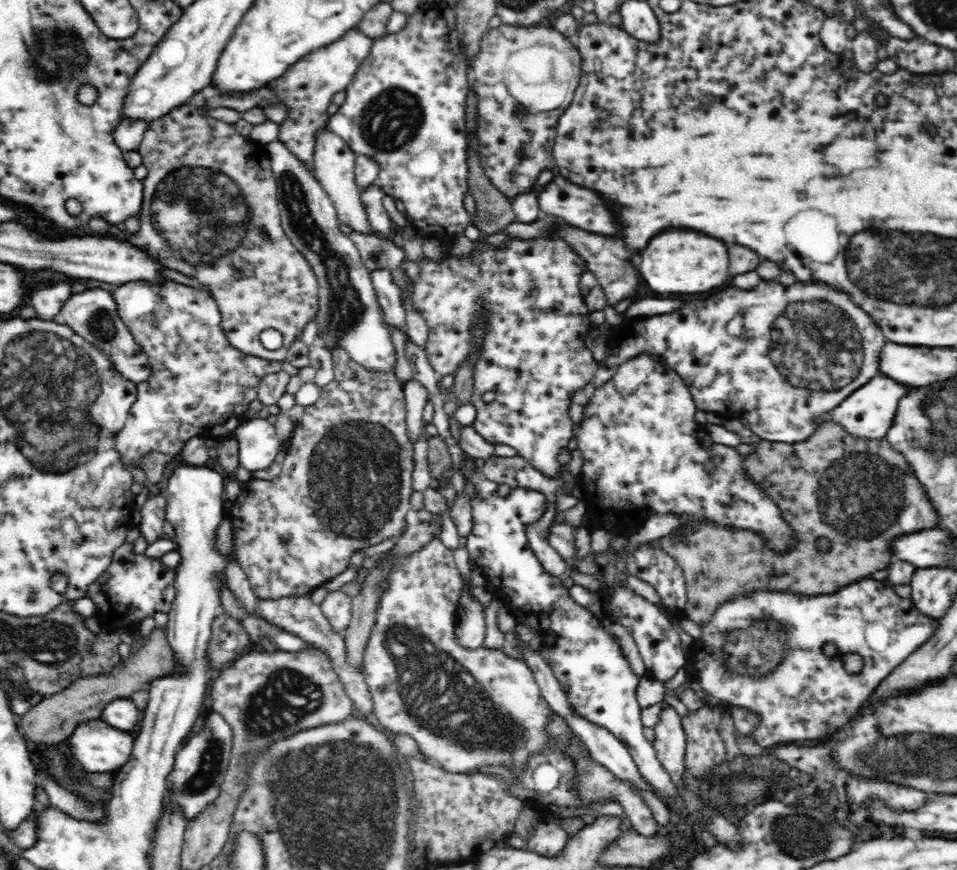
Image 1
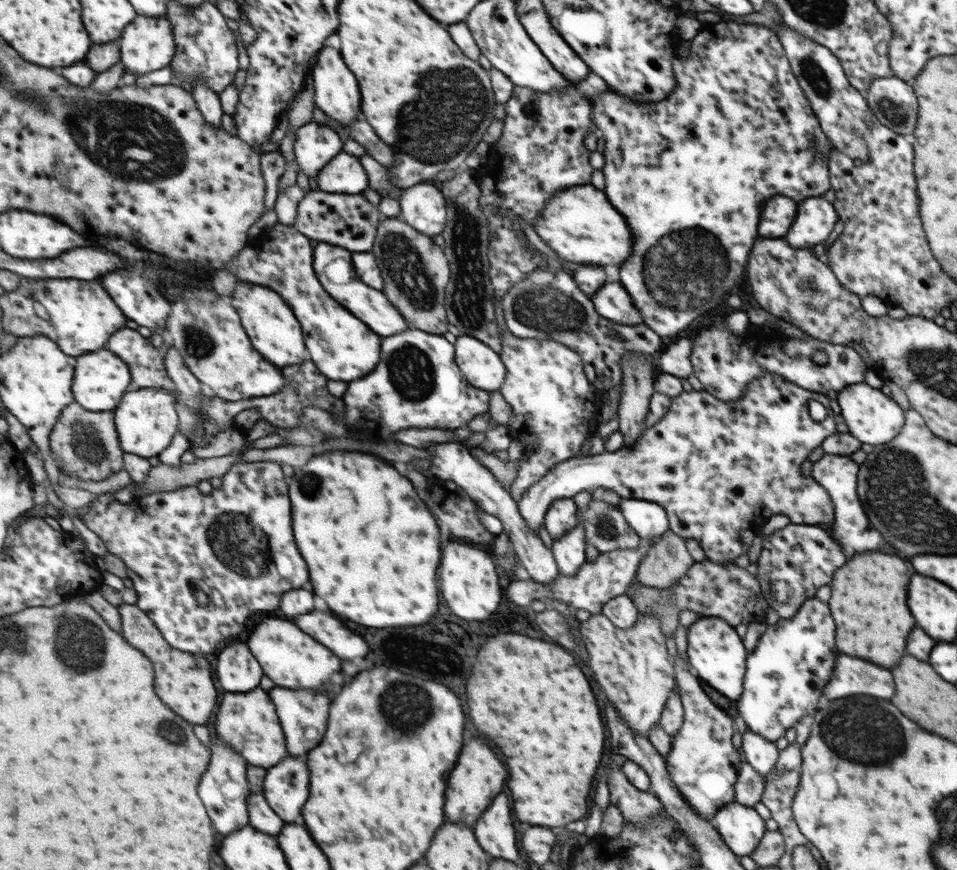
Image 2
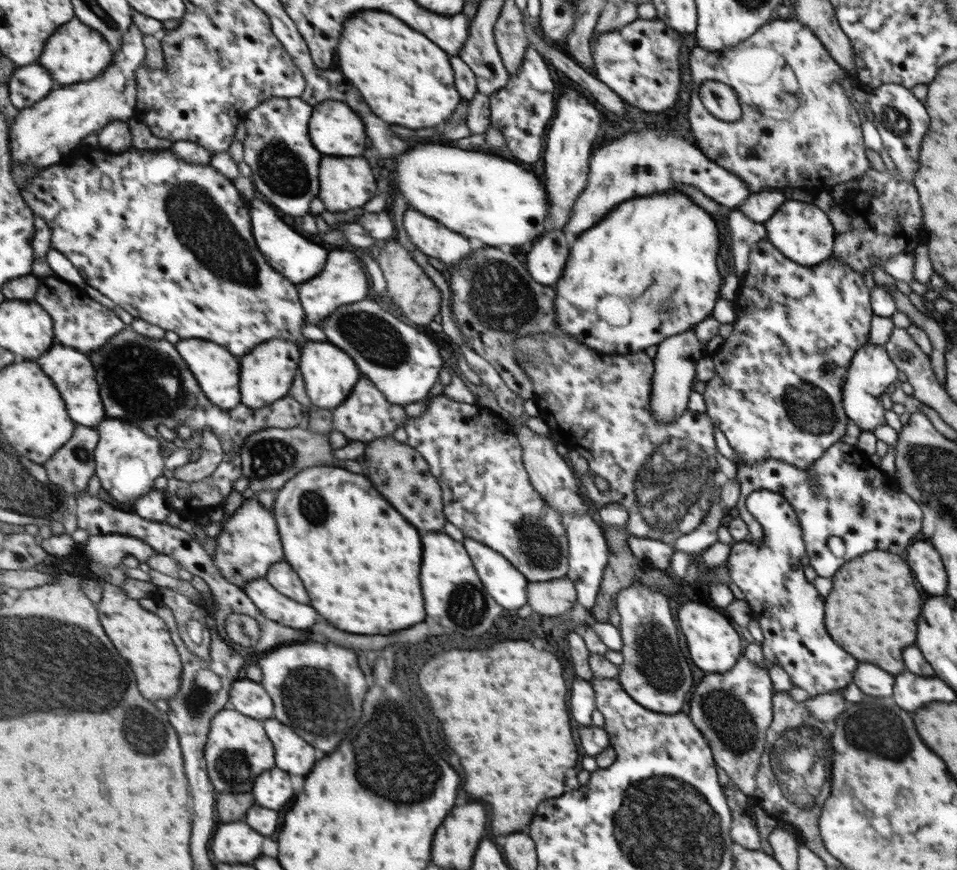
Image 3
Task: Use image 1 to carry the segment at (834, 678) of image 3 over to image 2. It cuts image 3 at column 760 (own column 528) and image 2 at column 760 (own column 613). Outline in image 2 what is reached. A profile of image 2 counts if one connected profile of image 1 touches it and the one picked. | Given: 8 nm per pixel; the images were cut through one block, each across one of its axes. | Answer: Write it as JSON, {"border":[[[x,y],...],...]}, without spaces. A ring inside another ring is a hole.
{"border":[[[815,596],[805,600],[793,618],[779,618],[773,626],[767,624],[755,648],[747,658],[743,694],[737,700],[737,712],[749,730],[775,742],[787,728],[799,720],[811,720],[827,702],[823,692],[835,672],[835,656],[839,654],[833,642],[835,626],[825,602]]]}

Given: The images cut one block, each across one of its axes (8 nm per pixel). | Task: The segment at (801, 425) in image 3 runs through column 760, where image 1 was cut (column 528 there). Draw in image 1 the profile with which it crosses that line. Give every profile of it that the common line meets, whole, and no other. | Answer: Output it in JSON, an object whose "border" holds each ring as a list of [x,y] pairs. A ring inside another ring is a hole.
{"border":[[[508,240],[506,248],[484,246],[484,252],[478,248],[472,260],[460,260],[446,256],[442,260],[422,258],[418,262],[420,280],[412,284],[412,306],[428,324],[426,338],[426,356],[434,372],[444,378],[448,374],[456,376],[458,364],[470,354],[474,344],[472,330],[482,320],[488,318],[486,334],[482,340],[480,358],[474,368],[476,396],[474,408],[478,412],[476,422],[472,424],[480,436],[492,444],[512,446],[518,456],[526,458],[536,472],[542,472],[550,480],[558,478],[562,464],[556,460],[562,448],[568,448],[570,438],[574,436],[576,422],[570,418],[570,408],[574,406],[572,396],[586,388],[598,370],[598,362],[592,358],[592,352],[586,348],[586,338],[592,334],[594,324],[590,322],[586,298],[580,290],[580,278],[588,268],[574,254],[574,250],[564,240]],[[484,392],[494,392],[494,402],[486,404],[482,400]]]}

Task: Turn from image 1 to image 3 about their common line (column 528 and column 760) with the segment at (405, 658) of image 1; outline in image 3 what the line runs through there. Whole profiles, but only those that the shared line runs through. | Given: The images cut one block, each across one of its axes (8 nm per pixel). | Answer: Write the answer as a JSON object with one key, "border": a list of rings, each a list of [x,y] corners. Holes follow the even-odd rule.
{"border":[[[741,656],[733,672],[703,676],[689,700],[687,716],[709,744],[715,766],[719,766],[745,796],[753,796],[753,774],[759,756],[765,754],[767,728],[773,722],[773,694],[767,670]]]}

